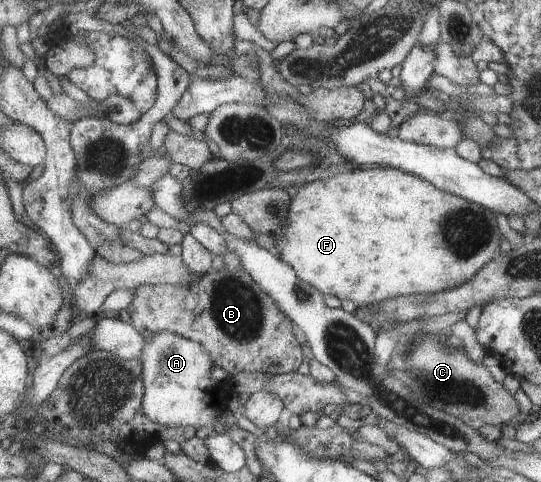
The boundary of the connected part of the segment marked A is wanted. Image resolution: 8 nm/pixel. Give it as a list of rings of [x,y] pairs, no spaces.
[[[163,331],[146,341],[140,360],[146,380],[142,408],[151,421],[170,428],[191,426],[201,429],[212,425],[211,435],[227,433],[227,425],[219,418],[229,410],[227,403],[234,388],[229,379],[217,382],[211,379],[211,370],[217,365],[201,343]]]

